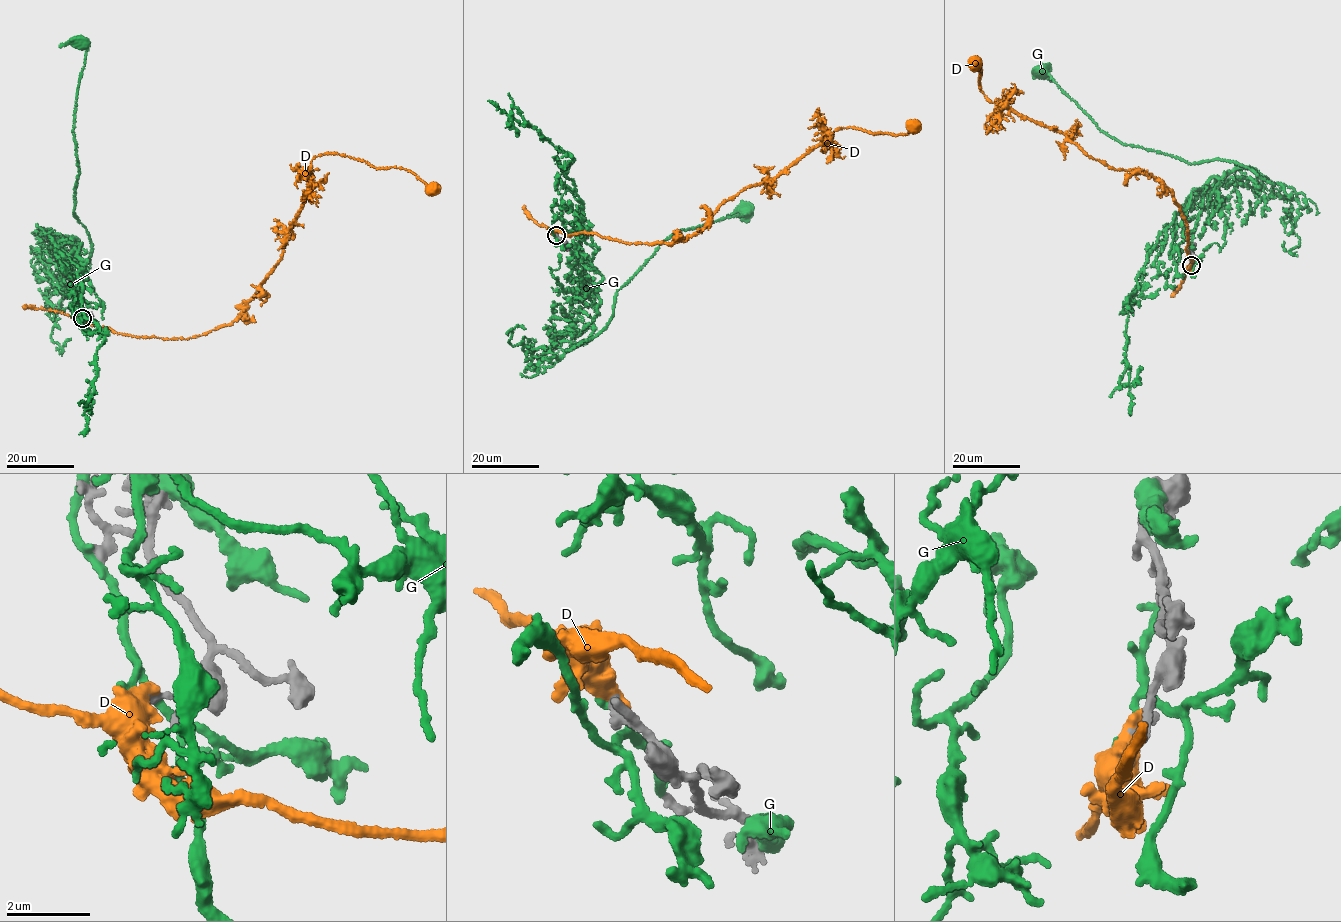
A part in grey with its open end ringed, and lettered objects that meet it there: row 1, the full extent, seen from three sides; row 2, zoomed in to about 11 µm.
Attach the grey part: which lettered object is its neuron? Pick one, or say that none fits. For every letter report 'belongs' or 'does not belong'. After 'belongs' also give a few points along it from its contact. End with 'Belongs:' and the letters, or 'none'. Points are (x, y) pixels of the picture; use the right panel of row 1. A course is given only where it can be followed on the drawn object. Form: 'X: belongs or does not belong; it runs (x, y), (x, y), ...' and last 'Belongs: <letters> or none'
D: does not belong
G: does not belong
Belongs: none

